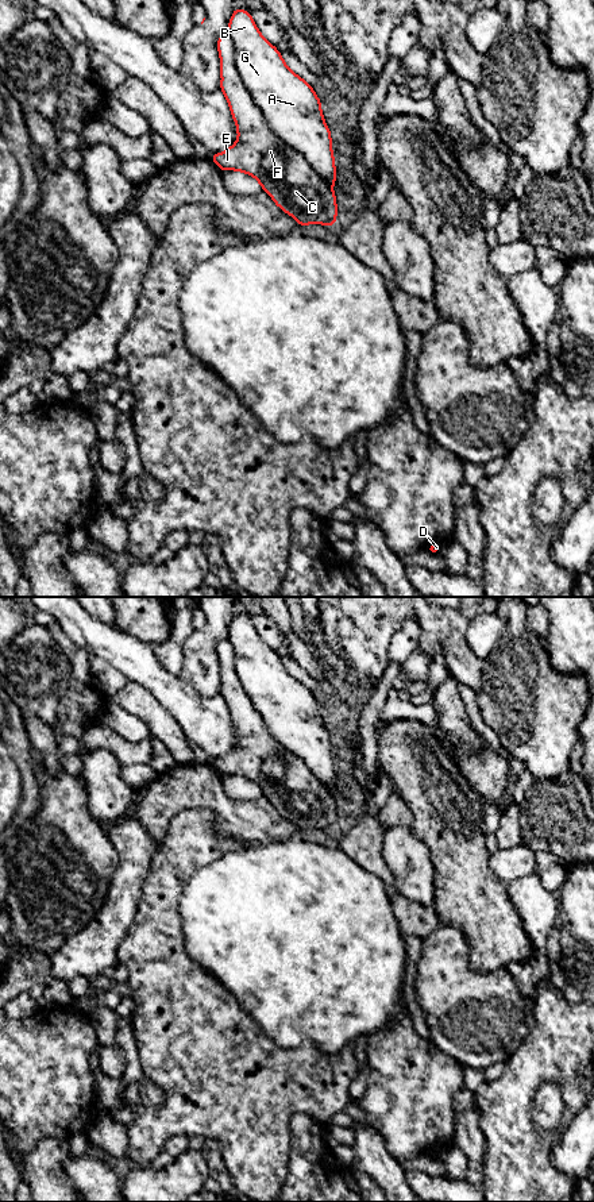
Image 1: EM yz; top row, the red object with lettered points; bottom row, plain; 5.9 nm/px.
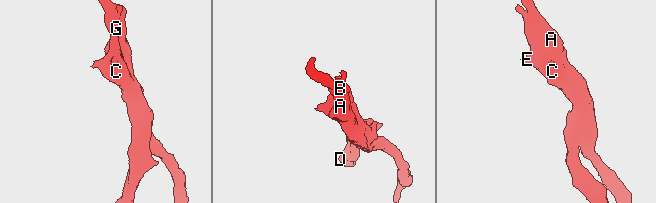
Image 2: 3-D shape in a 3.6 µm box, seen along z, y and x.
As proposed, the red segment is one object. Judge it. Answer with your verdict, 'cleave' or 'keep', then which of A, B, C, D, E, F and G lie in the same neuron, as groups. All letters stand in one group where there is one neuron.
cleave; A B G / C D E F

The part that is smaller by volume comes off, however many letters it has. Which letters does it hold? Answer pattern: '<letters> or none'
C, D, E, F

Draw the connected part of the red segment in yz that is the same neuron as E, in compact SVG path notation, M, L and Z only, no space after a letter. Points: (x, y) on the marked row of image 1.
M228 32L217 38L220 55L220 90L236 124L238 139L223 153L212 154L223 172L250 174L267 192L274 204L290 215L300 227L323 224L335 227L336 196L294 149L288 147L269 128L261 108L244 88L235 68L235 49Z

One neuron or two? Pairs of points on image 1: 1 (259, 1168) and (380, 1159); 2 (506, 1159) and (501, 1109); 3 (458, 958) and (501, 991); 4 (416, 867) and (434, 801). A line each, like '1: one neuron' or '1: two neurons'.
1: two neurons
2: one neuron
3: one neuron
4: two neurons

